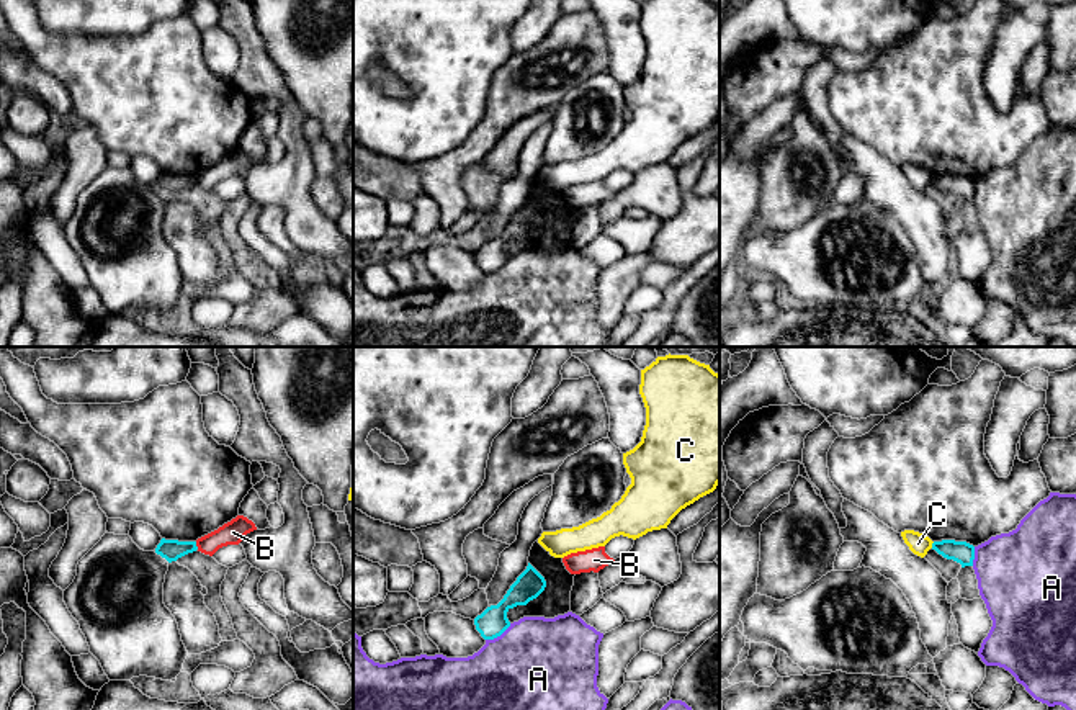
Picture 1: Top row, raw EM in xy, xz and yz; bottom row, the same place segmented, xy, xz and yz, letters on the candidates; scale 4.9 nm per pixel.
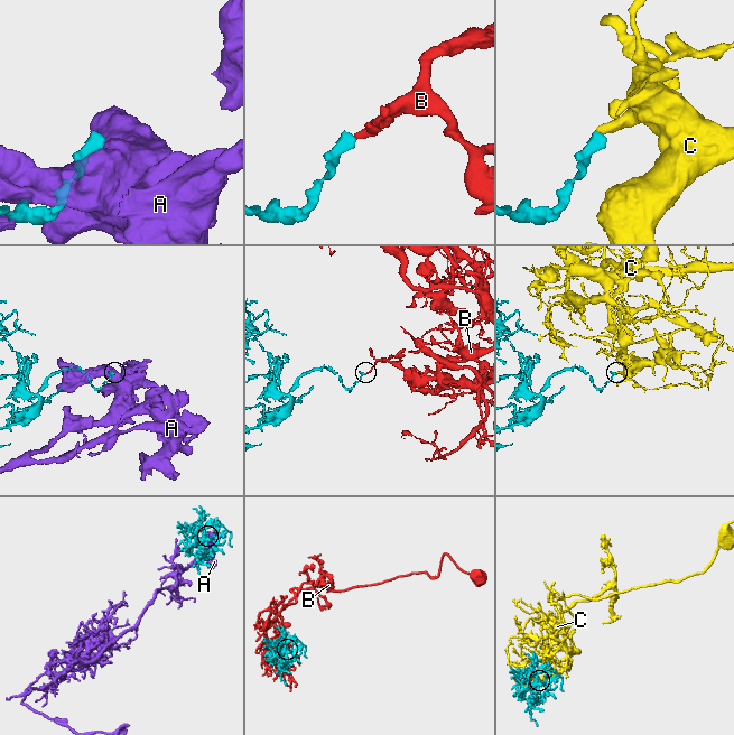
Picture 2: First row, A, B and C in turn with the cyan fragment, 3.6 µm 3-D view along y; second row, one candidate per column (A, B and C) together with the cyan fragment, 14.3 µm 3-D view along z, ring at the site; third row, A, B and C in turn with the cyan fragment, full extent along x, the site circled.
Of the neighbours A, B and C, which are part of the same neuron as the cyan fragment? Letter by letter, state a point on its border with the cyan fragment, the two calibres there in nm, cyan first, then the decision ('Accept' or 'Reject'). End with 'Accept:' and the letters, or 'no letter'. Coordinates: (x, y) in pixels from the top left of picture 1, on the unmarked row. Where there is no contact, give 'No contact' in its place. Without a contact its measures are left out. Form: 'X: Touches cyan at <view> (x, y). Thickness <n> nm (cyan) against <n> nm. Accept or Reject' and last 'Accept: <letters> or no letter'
A: Touches cyan at xz (497, 269). Thickness 150 nm (cyan) against 480 nm. Reject
B: Touches cyan at xy (195, 179). Thickness 100 nm (cyan) against 120 nm. Reject
C: Touches cyan at yz (932, 179). Thickness 110 nm (cyan) against 100 nm. Reject
Accept: no letter

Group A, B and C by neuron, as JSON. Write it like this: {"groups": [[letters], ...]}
{"groups": [["A"], ["B"], ["C"]]}

